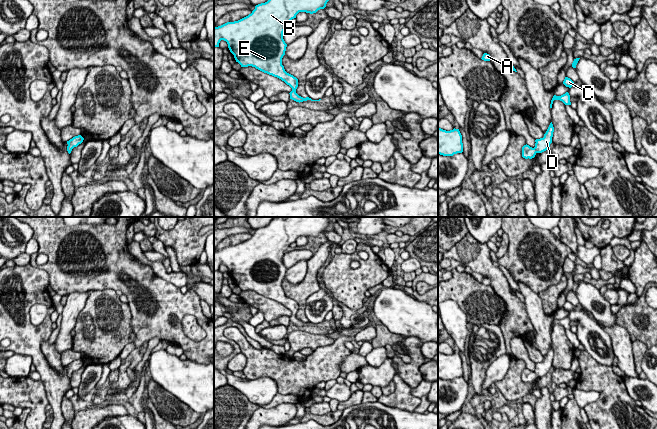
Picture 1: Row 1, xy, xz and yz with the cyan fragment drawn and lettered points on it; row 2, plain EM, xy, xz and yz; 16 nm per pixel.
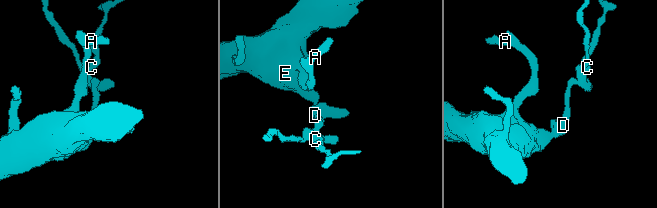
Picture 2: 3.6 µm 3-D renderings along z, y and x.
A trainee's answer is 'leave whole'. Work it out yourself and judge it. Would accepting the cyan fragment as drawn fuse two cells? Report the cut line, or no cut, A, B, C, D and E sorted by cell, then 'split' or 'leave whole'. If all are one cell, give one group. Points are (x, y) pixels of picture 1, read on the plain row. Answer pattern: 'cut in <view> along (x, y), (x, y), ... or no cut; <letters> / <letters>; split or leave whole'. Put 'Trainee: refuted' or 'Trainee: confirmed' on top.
Trainee: confirmed
no cut; A B C D E; leave whole

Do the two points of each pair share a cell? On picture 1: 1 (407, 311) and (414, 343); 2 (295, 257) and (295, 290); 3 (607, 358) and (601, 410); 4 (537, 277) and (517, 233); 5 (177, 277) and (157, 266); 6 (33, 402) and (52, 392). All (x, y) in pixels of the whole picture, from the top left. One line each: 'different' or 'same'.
1: different
2: different
3: different
4: same
5: same
6: different

